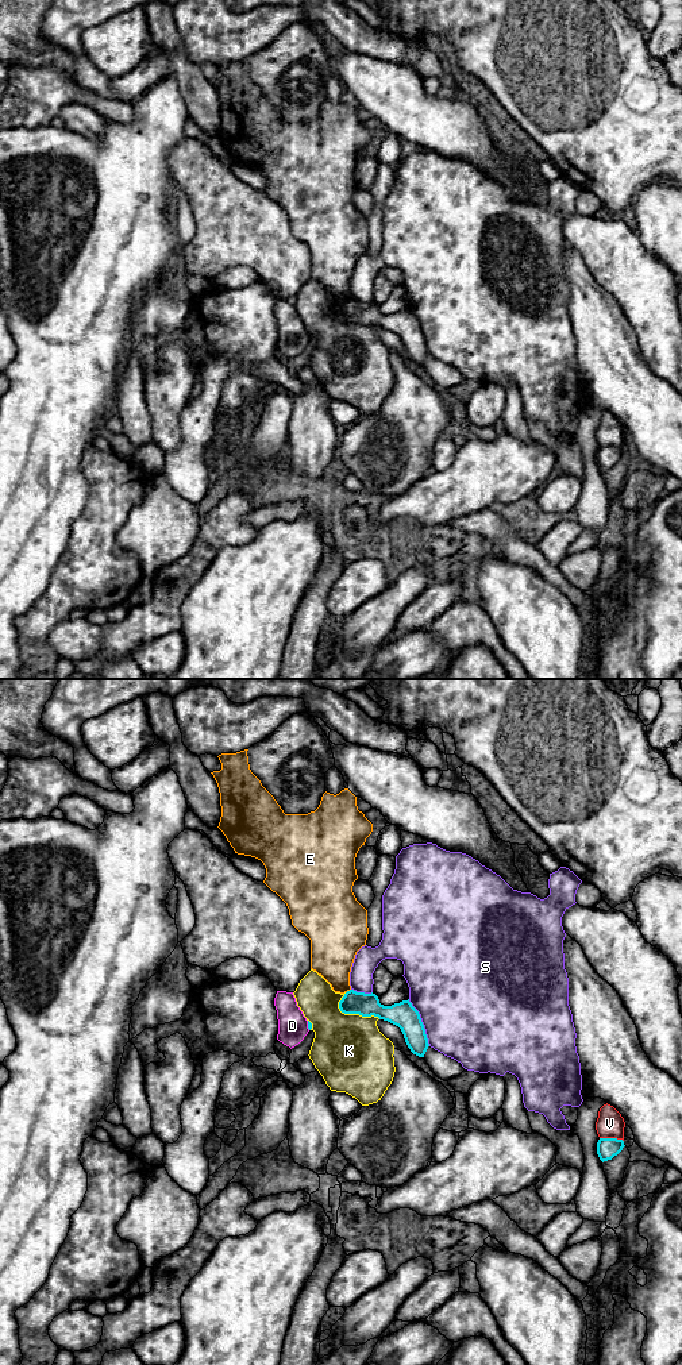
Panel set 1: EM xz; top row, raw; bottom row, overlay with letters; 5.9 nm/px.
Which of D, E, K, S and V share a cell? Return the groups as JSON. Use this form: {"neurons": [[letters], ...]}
{"neurons": [["D"], ["E"], ["K"], ["S"], ["V"]]}

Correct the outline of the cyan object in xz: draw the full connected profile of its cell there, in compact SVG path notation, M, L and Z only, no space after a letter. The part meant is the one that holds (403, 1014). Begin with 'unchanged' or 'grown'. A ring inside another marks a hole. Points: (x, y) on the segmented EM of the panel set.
unchanged; M350 990L339 1002L339 1009L344 1014L374 1015L398 1026L408 1048L419 1057L424 1057L429 1046L420 1014L409 999L392 1006L384 1006L373 992L365 994Z

